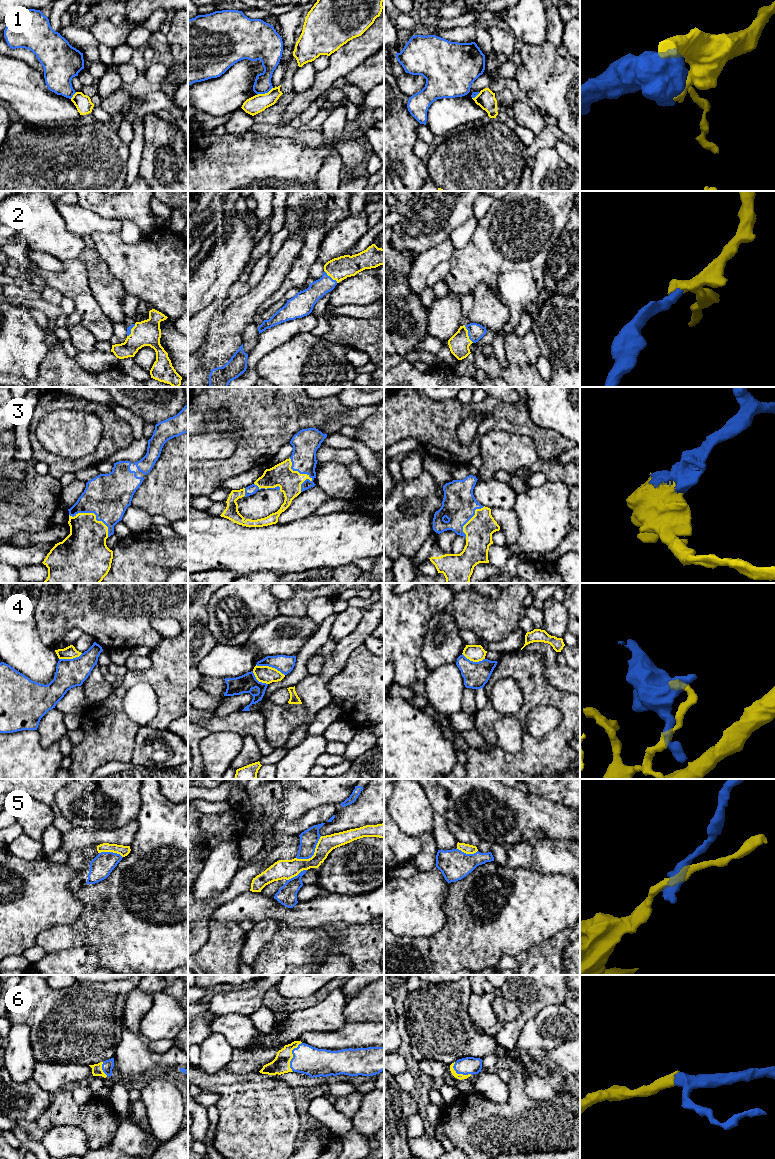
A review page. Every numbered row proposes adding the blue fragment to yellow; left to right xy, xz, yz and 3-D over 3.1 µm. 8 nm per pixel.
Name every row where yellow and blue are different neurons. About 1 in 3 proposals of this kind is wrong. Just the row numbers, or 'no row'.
1, 4, 5

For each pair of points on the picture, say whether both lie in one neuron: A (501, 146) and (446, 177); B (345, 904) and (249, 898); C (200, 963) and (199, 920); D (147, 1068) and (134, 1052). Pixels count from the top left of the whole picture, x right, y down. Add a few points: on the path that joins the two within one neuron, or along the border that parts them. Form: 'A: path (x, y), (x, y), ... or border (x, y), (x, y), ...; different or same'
A: path (487, 160), (481, 166), (460, 166); same
B: path (321, 910), (313, 913), (280, 913), (273, 910); same
C: border (208, 925), (207, 940), (198, 950); different
D: path (143, 1064), (135, 1056); same

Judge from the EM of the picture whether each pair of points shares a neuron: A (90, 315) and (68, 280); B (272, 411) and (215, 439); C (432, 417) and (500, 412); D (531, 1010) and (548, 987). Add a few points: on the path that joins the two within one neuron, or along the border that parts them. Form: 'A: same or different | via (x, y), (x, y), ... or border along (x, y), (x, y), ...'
A: same | via (86, 306), (77, 289)
B: different | border along (236, 438), (237, 441)
C: same | via (449, 414), (474, 408), (483, 408)
D: same | via (531, 1004), (542, 992)

